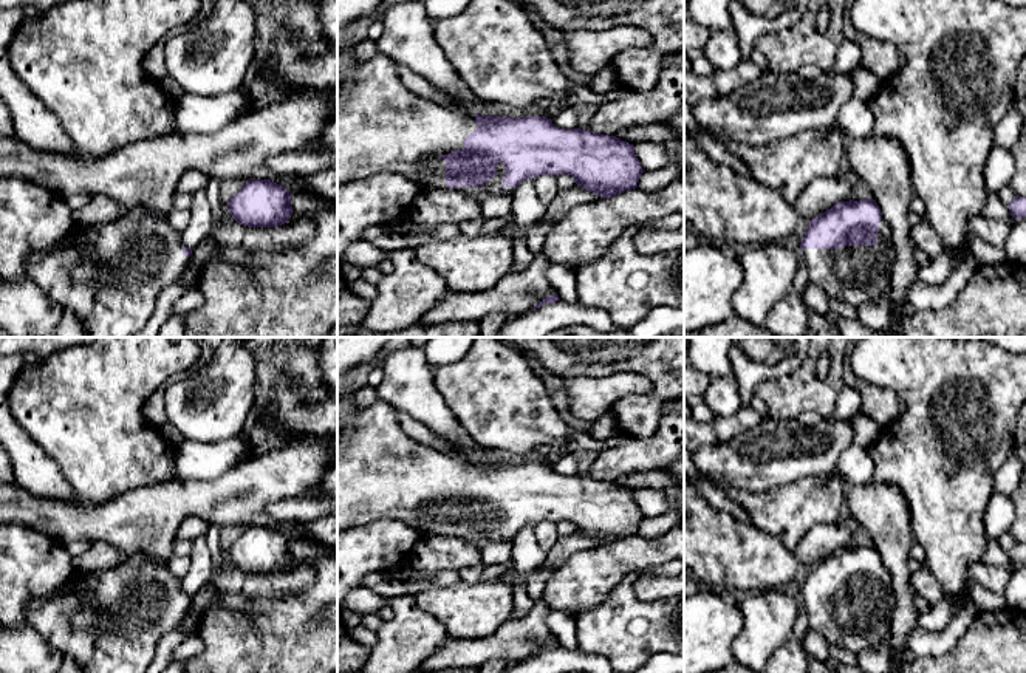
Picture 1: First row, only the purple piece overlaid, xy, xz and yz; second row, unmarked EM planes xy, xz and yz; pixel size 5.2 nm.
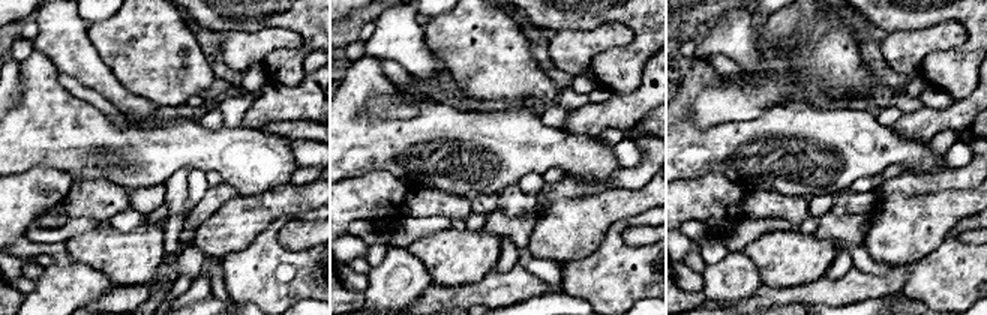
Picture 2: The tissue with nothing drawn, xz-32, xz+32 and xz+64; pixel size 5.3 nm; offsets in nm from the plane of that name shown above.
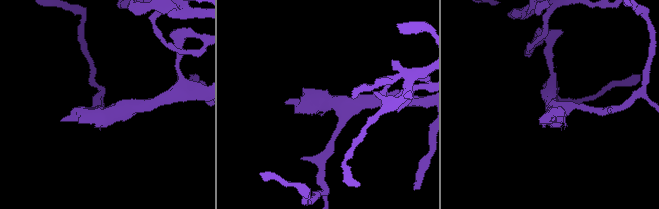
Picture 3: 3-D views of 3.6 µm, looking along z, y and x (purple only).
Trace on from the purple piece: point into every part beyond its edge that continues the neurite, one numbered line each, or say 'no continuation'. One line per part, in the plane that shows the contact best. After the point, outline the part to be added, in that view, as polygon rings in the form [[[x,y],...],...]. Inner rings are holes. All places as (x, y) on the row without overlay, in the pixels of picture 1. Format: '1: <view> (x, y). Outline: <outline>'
1: xz (492, 532). Outline: [[[498,509],[497,511],[497,523],[489,526],[483,534],[455,534],[455,537],[467,540],[478,548],[483,543],[495,541],[495,540],[500,540],[501,537],[504,540],[512,541],[515,535],[514,534],[504,534],[501,529],[503,523],[504,523],[504,511]]]

